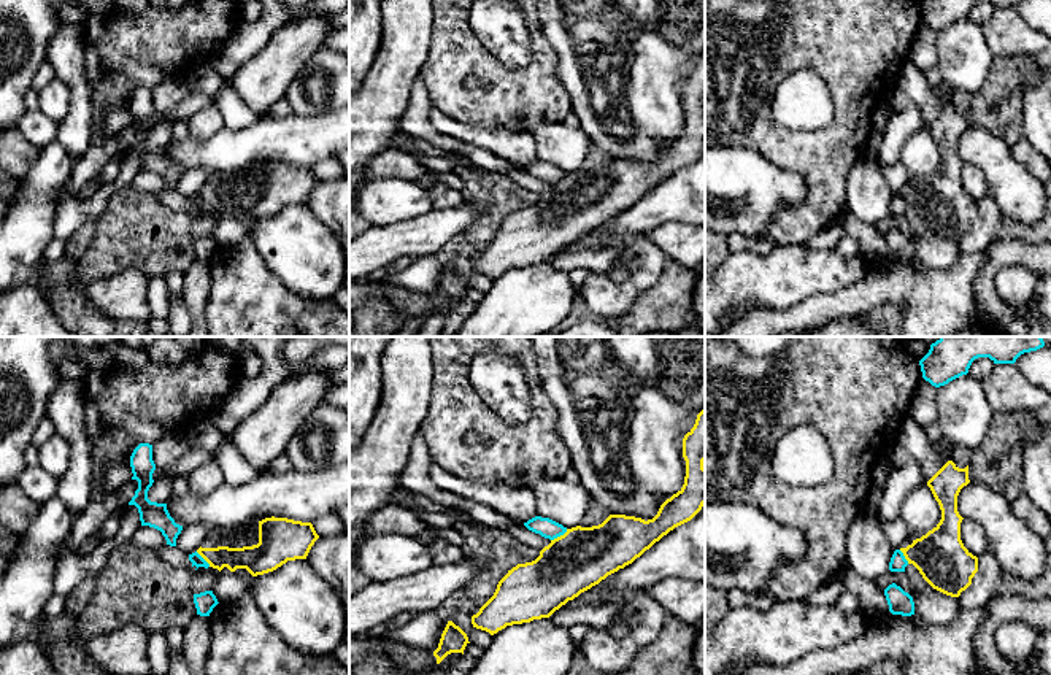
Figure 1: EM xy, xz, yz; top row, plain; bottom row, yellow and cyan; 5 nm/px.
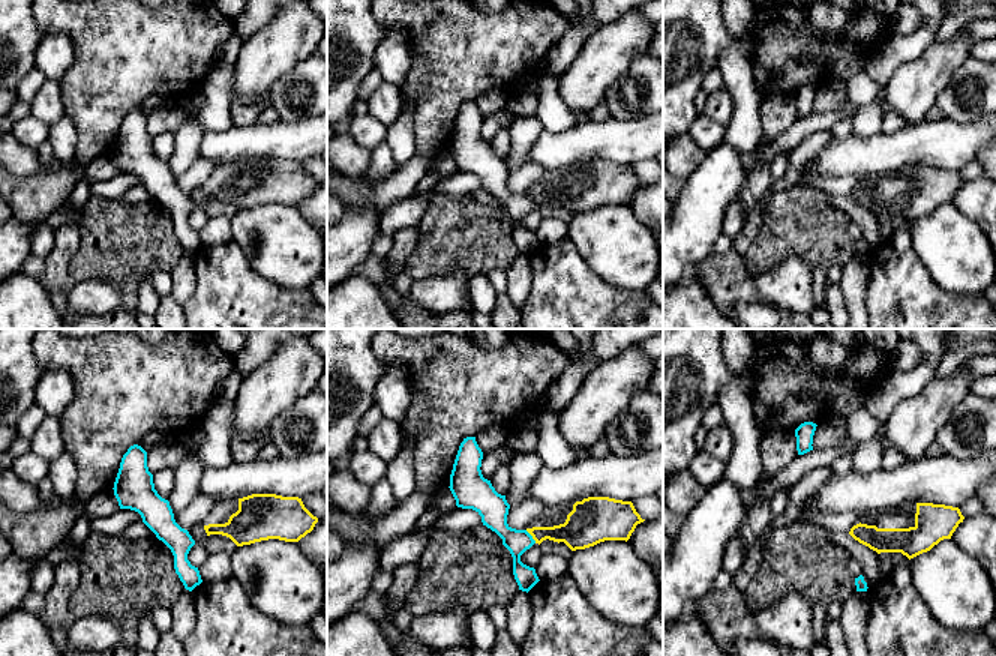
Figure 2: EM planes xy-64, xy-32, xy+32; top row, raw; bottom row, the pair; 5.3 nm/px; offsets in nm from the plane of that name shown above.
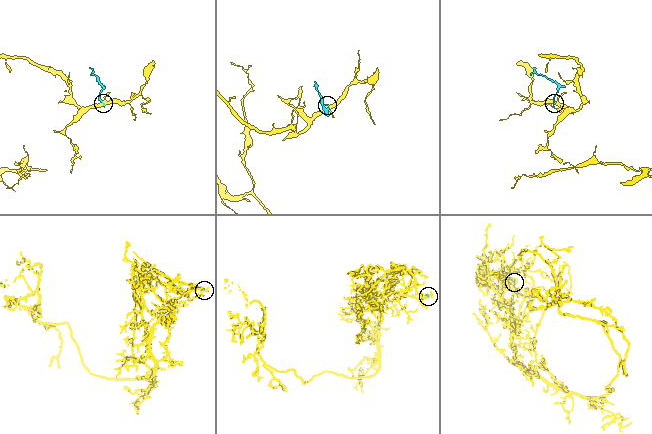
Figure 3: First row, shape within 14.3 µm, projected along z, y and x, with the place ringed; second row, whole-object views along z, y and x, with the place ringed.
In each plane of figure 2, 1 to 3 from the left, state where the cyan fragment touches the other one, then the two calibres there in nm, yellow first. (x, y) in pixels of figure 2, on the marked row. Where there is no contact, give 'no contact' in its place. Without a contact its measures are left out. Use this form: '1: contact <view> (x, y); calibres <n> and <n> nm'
1: no contact
2: contact xy-32 (531, 535); calibres 180 and 160 nm
3: no contact

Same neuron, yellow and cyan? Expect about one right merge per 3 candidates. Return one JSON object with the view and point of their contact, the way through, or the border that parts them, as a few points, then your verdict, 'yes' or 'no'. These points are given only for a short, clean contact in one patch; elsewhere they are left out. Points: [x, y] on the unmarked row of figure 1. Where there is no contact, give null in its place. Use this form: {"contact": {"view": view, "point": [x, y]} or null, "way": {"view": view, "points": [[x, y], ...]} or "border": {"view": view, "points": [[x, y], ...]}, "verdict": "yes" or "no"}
{"contact": {"view": "xz", "point": [561, 180]}, "border": {"view": "xz", "points": [[567, 173], [551, 185]]}, "verdict": "no"}

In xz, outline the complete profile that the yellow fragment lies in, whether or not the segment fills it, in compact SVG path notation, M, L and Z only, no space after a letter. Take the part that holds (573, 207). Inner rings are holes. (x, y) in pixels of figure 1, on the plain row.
M705 52L683 83L683 102L686 105L684 129L660 149L653 164L610 159L599 170L567 173L564 179L551 184L535 205L518 208L508 214L499 226L494 240L472 260L473 272L494 280L506 270L549 262L568 245L632 208L670 175L691 165L705 149Z

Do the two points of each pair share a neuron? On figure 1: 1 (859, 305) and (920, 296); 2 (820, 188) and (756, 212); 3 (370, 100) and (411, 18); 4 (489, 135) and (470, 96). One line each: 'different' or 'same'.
1: same
2: different
3: same
4: different

